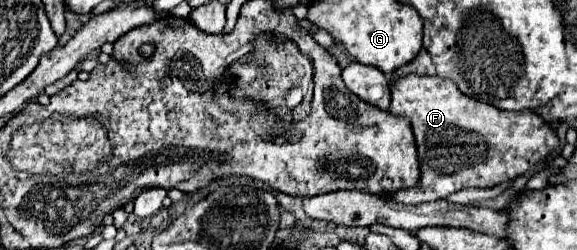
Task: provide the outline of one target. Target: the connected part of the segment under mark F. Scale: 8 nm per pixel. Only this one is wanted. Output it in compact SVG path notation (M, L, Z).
M409 74L393 82L389 112L411 120L419 152L419 182L409 190L385 194L387 200L401 204L423 204L465 188L491 188L515 180L559 146L555 130L537 112L507 112L477 102L439 76Z

